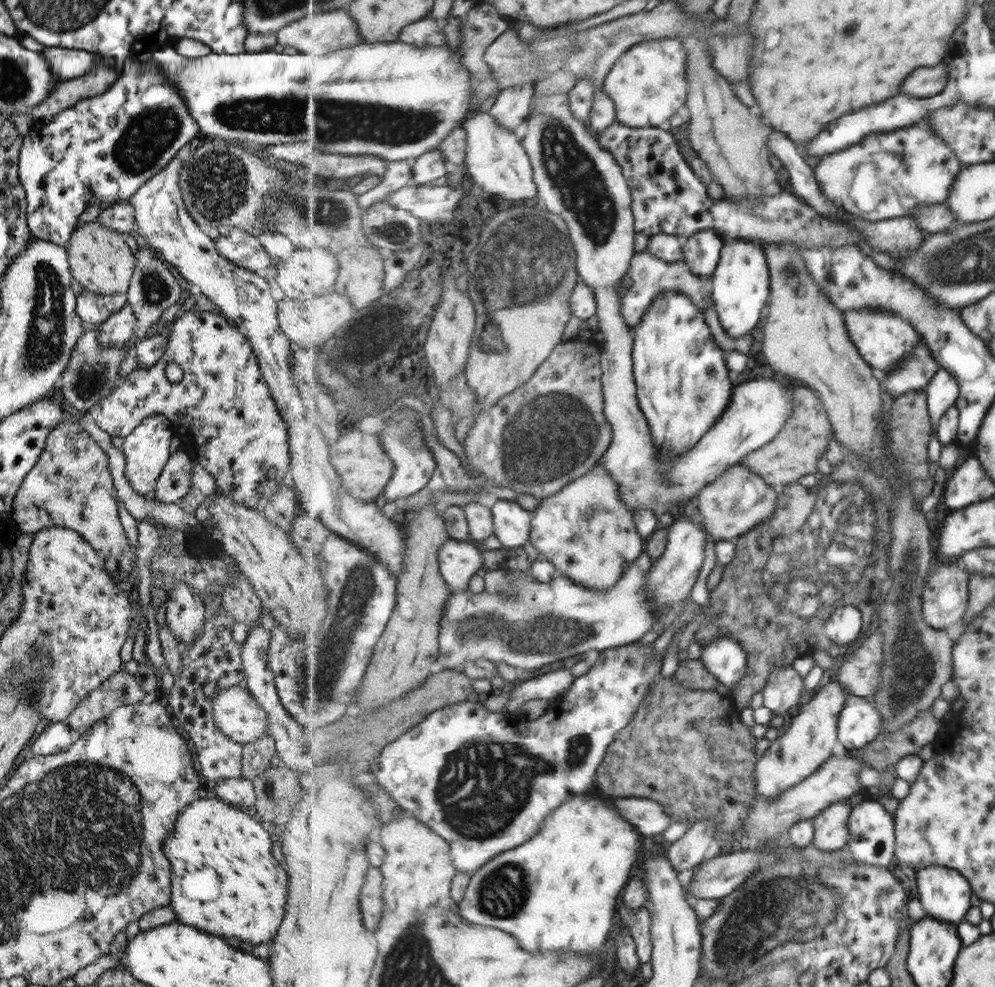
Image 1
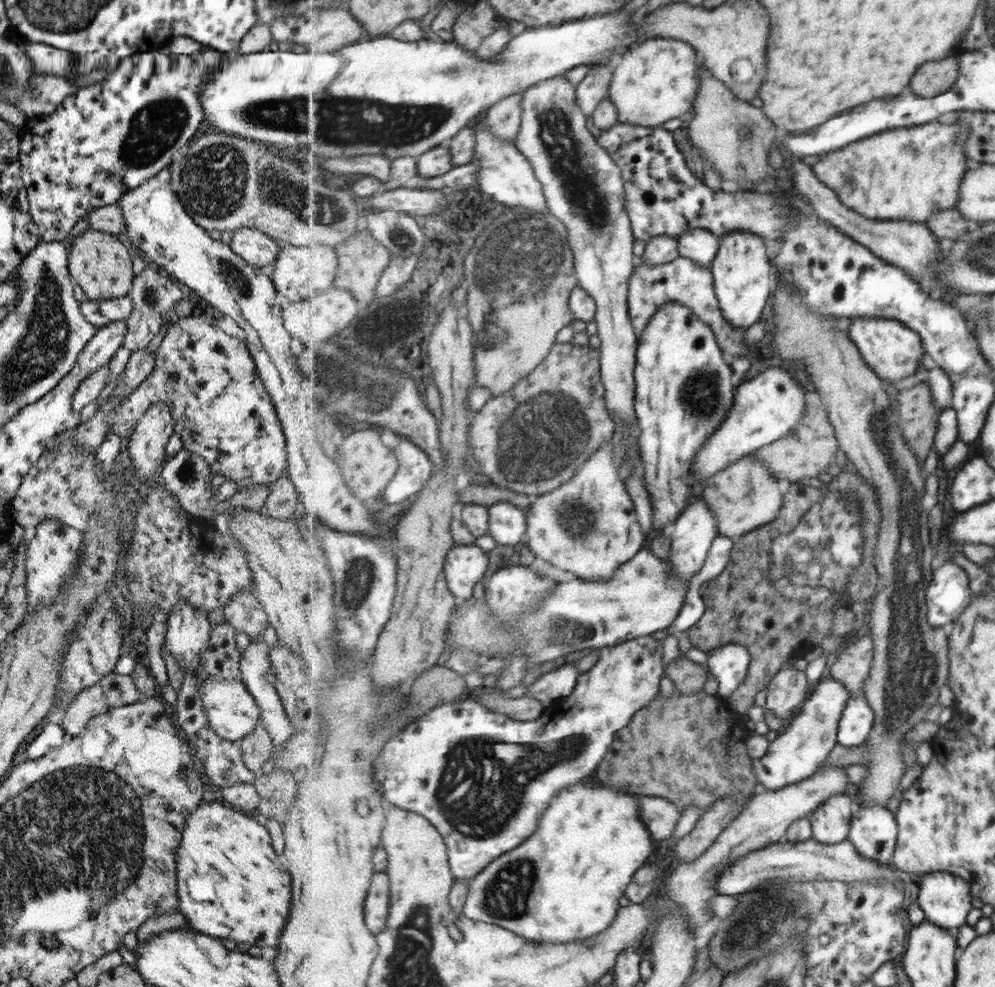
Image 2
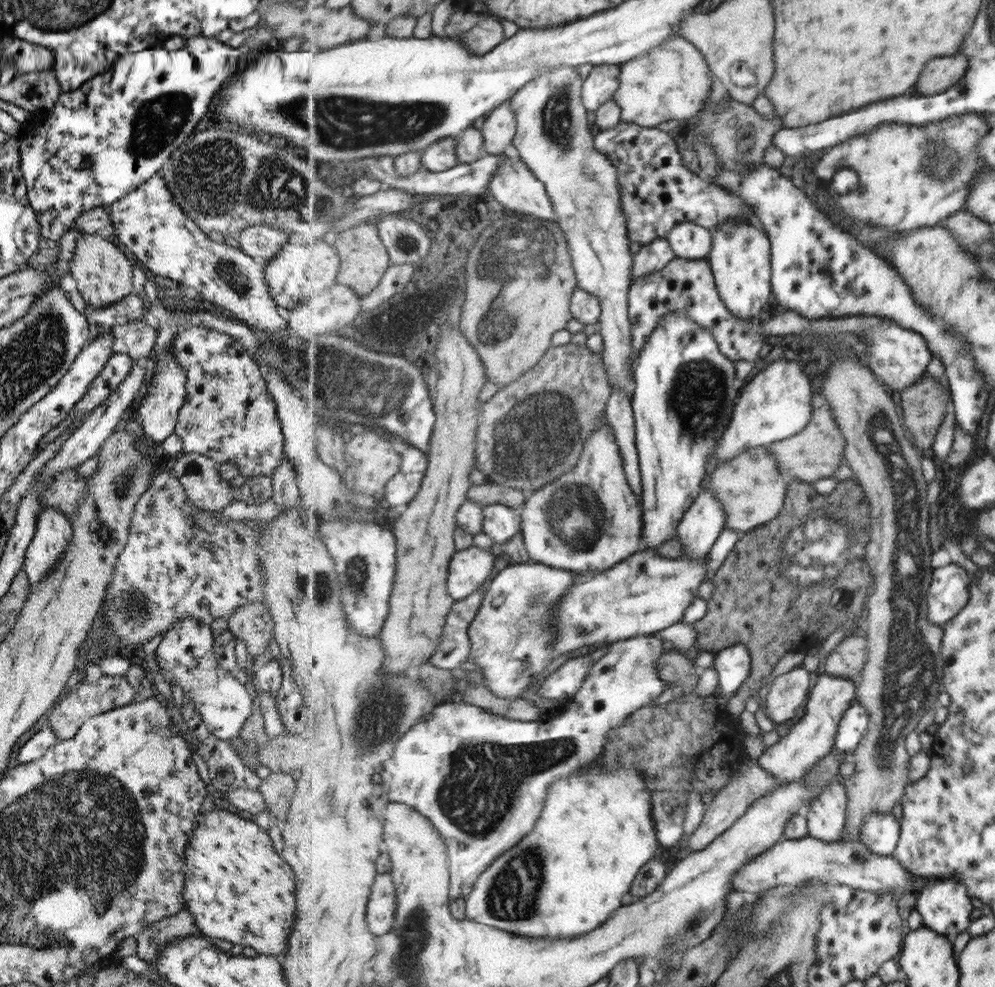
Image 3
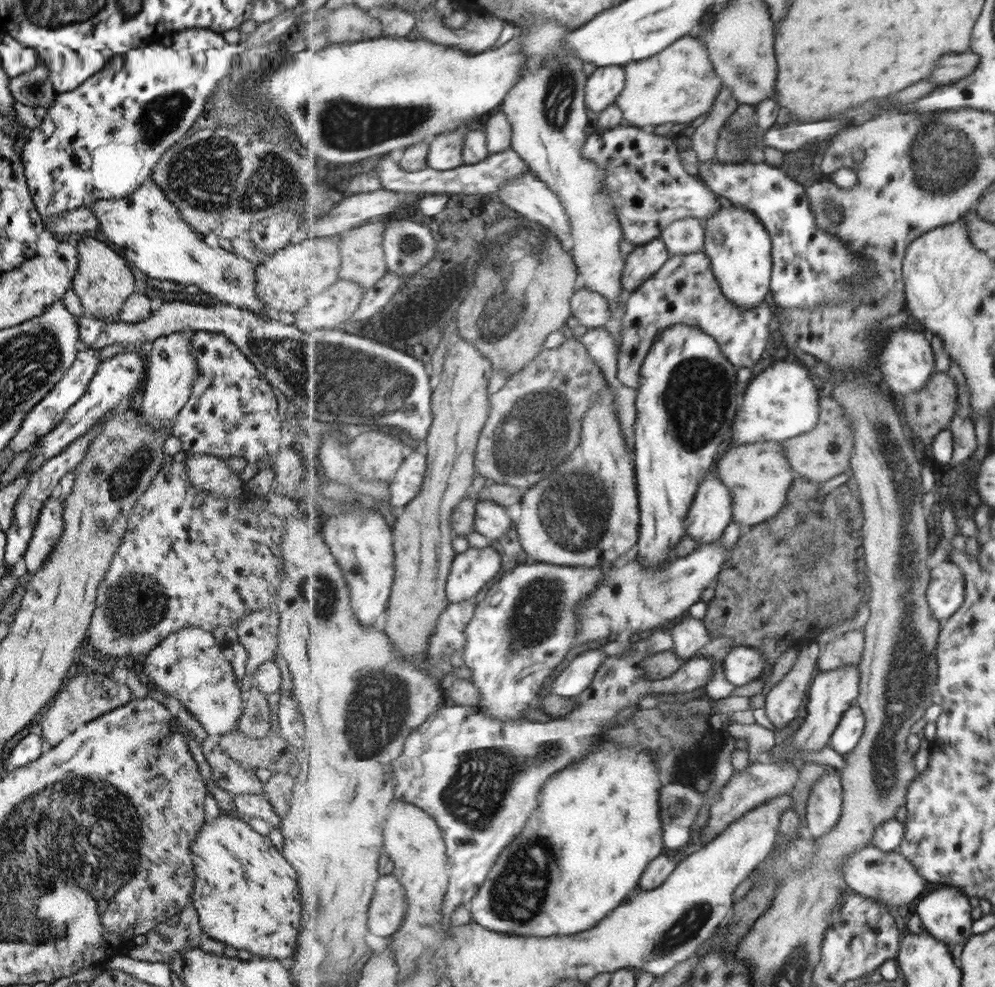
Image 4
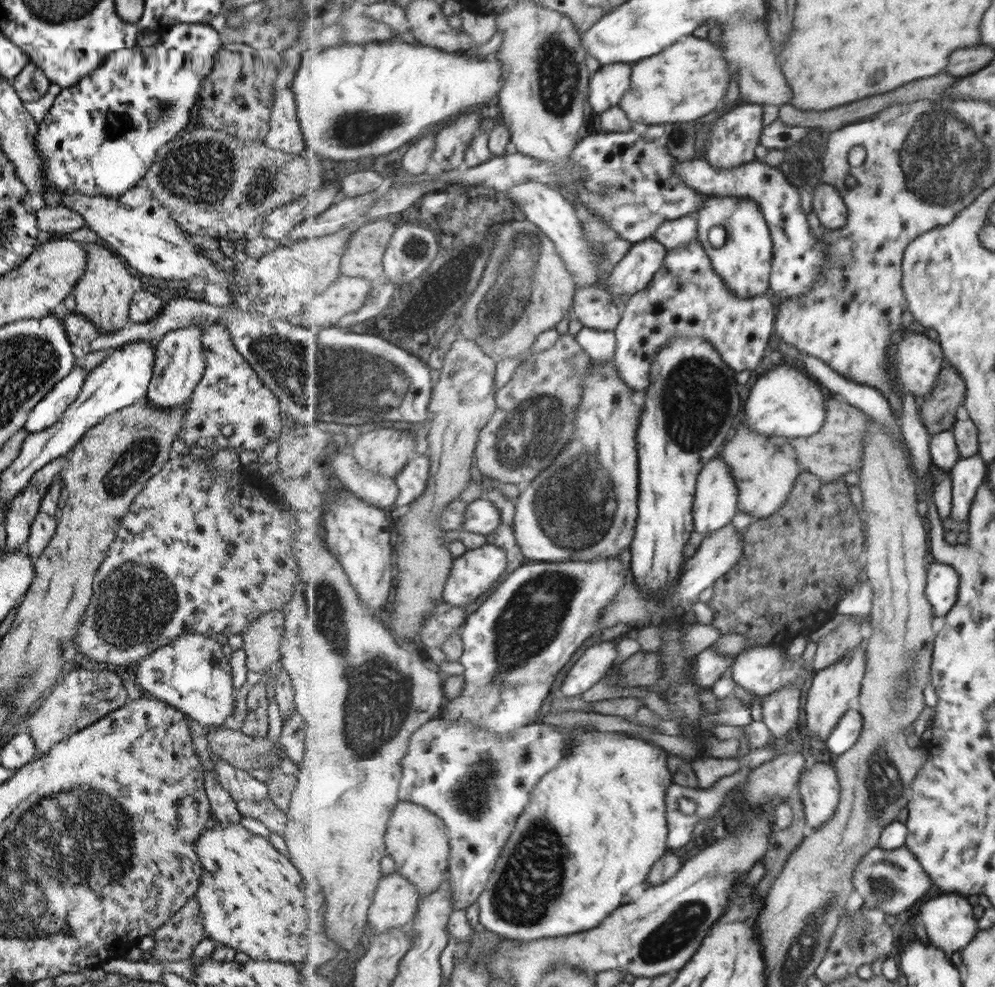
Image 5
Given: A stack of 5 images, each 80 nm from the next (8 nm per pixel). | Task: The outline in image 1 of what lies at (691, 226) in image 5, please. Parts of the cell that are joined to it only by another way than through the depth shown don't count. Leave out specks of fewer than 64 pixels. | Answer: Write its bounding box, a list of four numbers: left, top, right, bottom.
[683,229,724,278]

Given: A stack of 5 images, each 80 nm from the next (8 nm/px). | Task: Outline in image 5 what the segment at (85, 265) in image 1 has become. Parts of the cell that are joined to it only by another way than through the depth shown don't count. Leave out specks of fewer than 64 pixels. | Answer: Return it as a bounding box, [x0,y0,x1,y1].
[71,242,137,332]

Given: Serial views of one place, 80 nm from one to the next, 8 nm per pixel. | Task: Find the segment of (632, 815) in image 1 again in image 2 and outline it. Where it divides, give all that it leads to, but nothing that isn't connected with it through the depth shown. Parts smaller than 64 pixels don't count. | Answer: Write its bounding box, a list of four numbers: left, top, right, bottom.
[640,794,682,842]

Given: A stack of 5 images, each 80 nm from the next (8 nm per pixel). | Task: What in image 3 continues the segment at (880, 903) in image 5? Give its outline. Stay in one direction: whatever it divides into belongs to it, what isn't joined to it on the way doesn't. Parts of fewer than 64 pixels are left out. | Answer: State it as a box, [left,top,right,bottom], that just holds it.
[731,835,913,896]

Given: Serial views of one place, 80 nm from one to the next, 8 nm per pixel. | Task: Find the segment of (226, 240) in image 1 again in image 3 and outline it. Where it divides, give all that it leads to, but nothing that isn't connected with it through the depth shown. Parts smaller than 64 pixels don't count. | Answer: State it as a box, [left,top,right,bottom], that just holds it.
[235,223,290,264]

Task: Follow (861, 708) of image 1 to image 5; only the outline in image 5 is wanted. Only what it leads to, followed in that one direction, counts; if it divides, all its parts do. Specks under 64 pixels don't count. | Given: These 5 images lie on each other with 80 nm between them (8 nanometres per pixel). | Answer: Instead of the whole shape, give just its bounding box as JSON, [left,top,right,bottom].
[826,709,864,757]

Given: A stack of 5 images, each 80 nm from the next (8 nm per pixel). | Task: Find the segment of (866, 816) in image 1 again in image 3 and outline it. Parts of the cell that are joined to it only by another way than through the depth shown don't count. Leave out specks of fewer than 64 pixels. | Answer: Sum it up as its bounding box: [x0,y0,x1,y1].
[862,814,902,855]

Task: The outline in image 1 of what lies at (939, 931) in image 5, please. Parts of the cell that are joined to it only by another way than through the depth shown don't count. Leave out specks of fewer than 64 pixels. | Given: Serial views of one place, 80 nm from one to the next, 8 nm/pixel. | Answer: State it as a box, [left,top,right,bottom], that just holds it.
[916,866,971,923]

